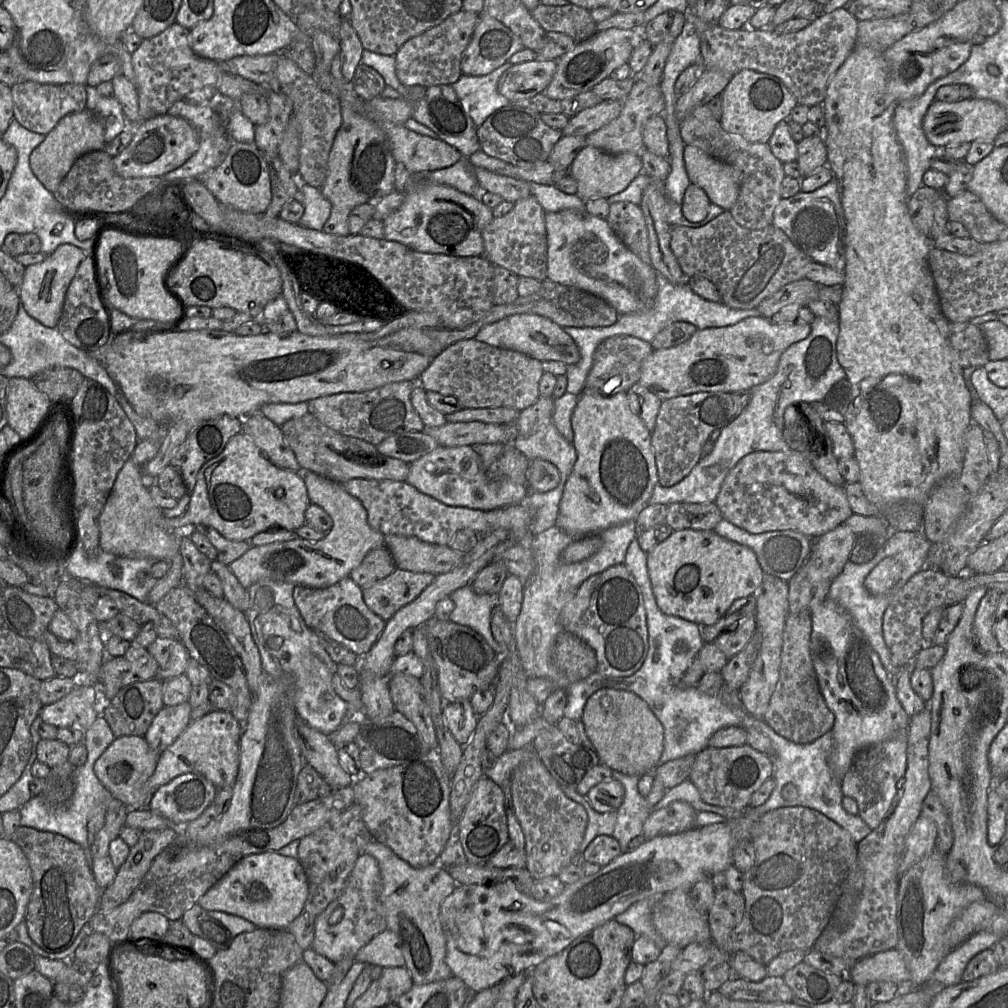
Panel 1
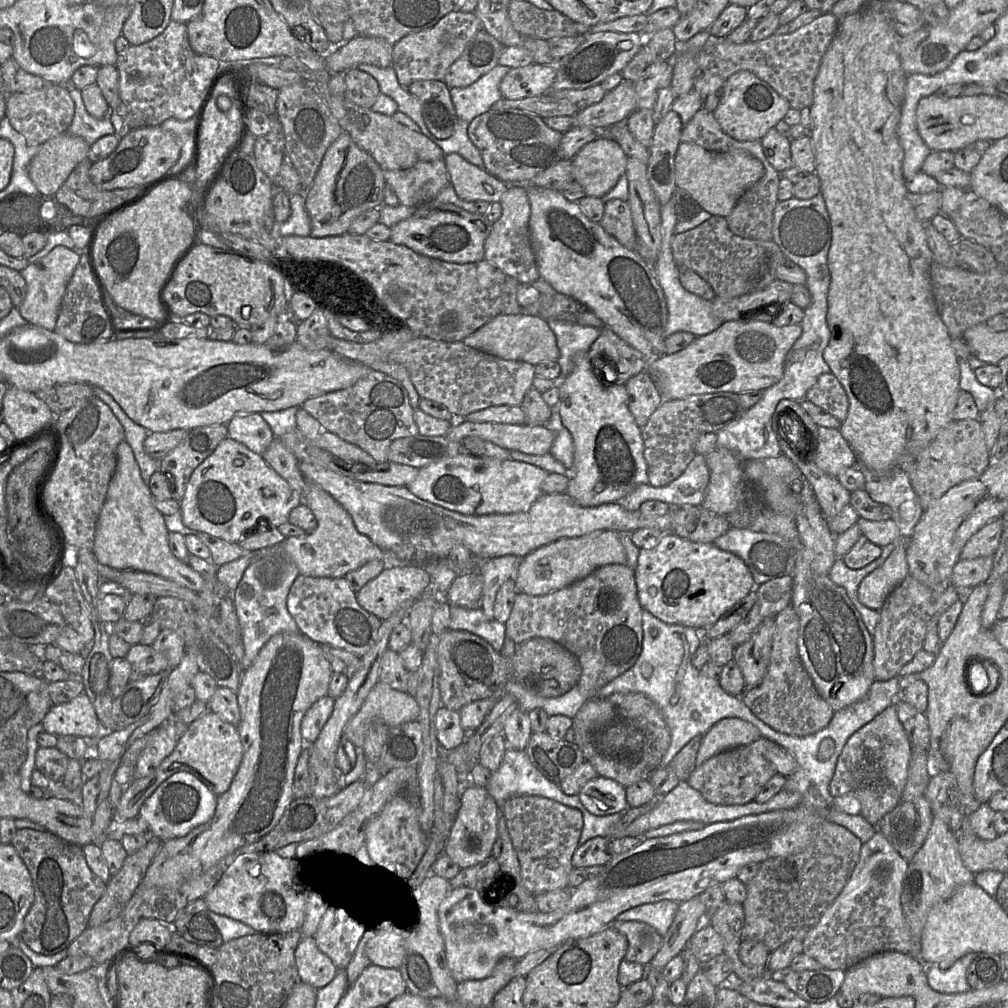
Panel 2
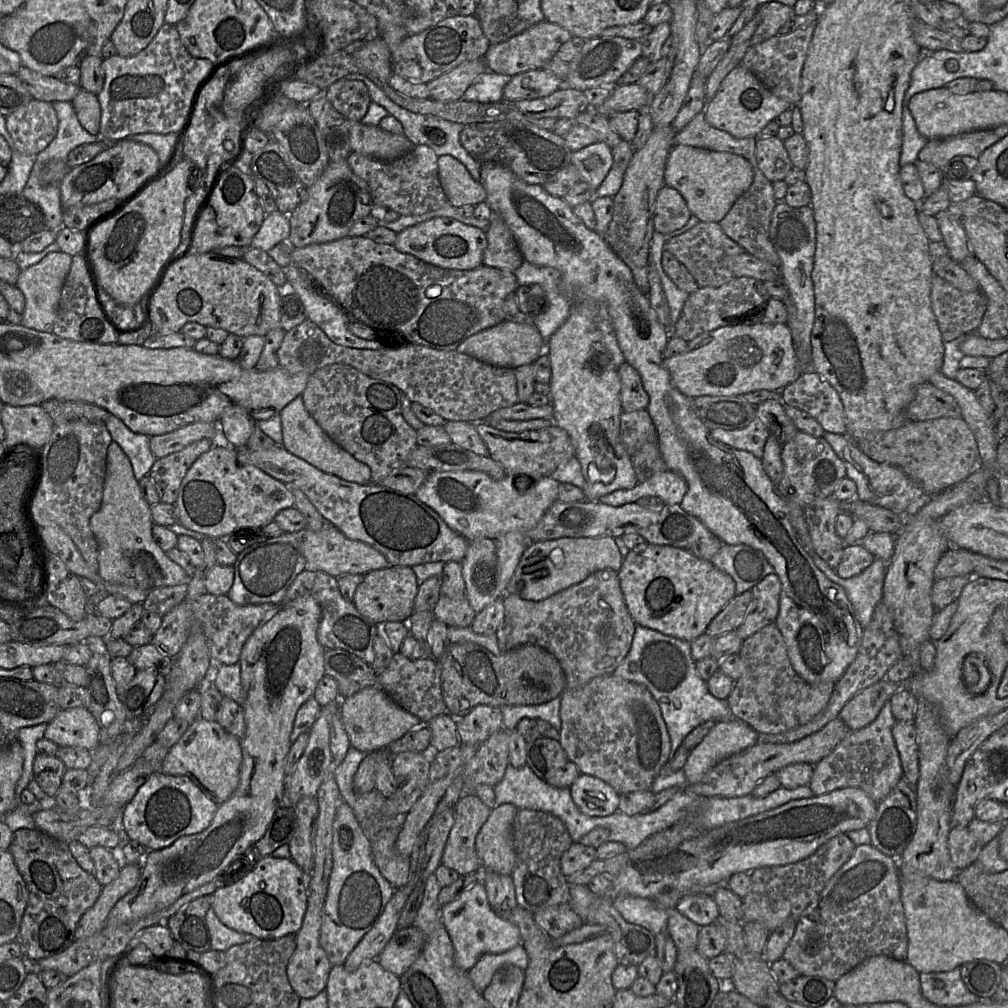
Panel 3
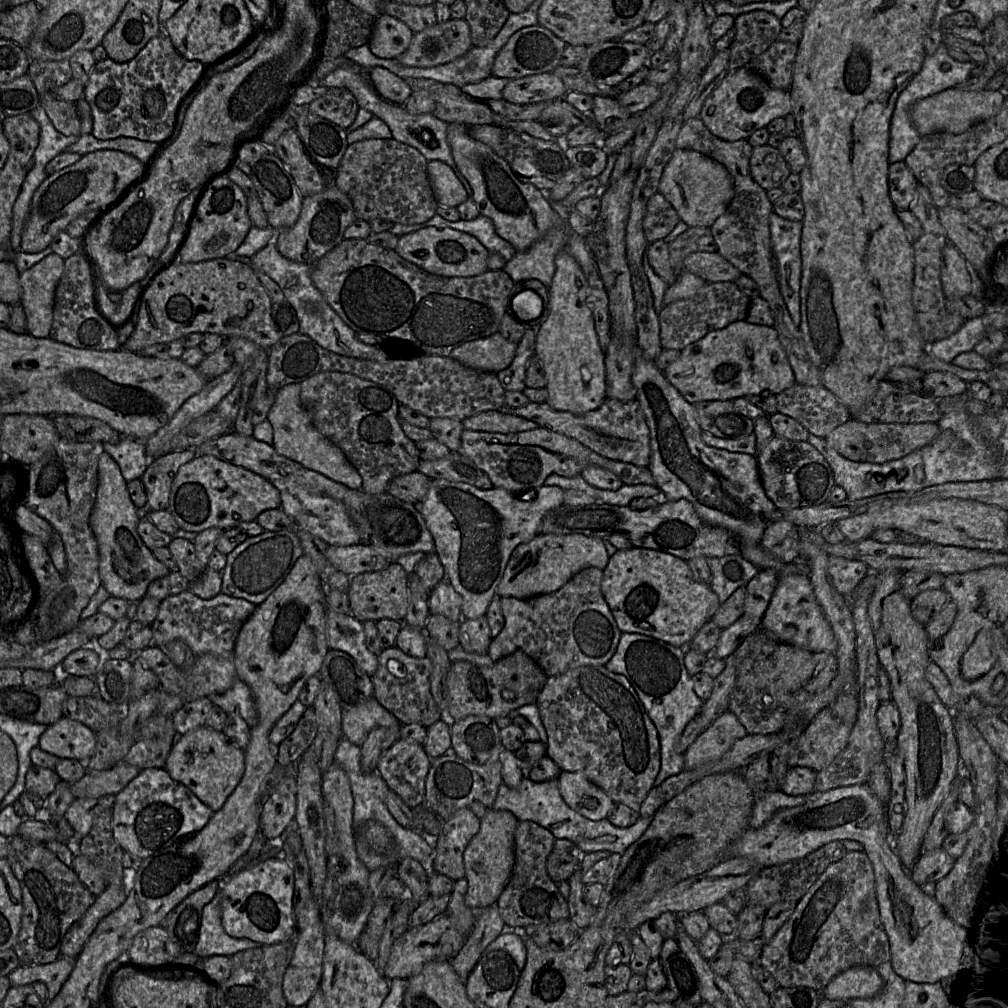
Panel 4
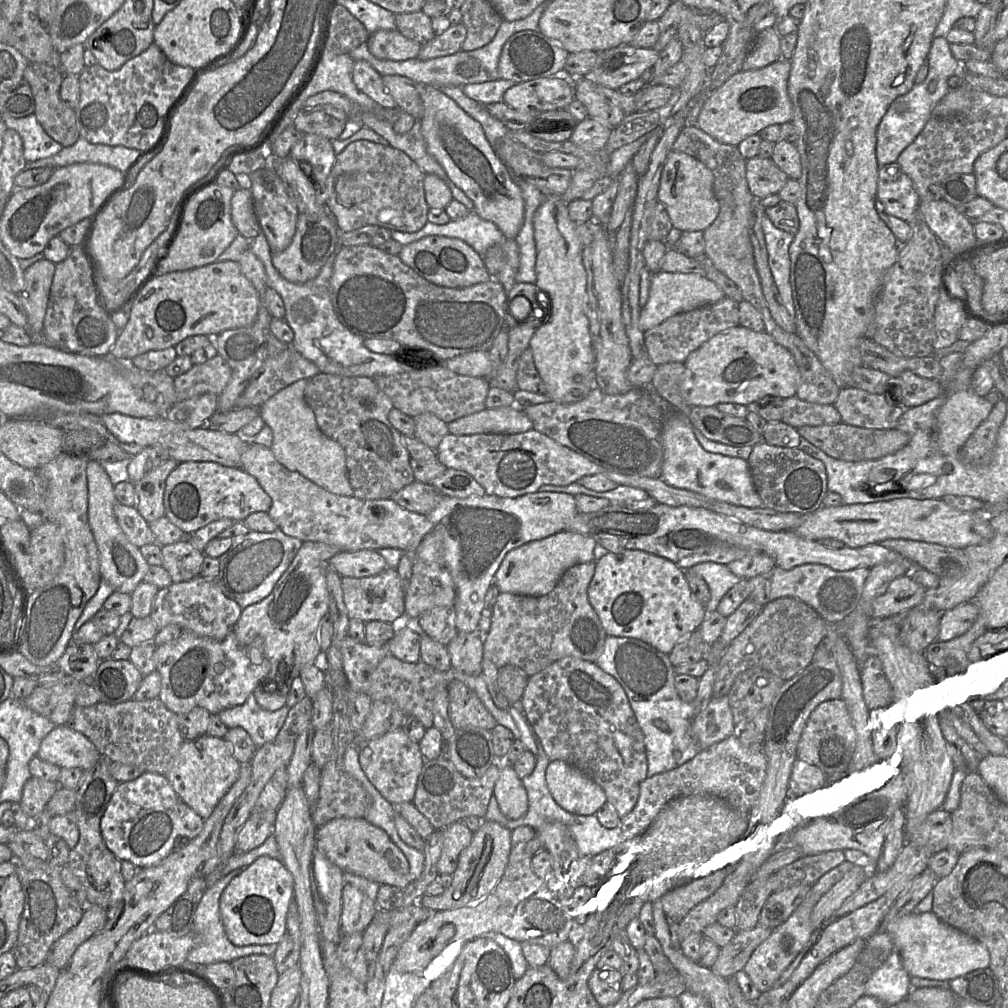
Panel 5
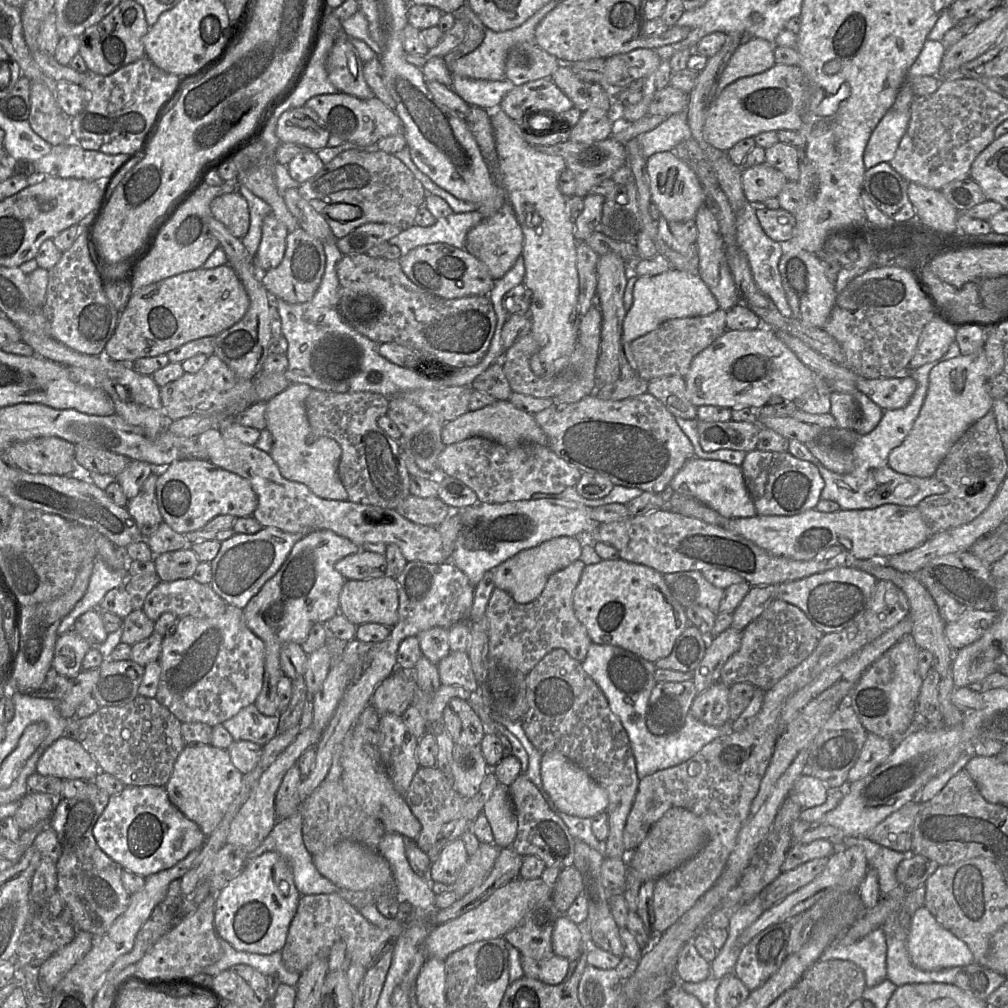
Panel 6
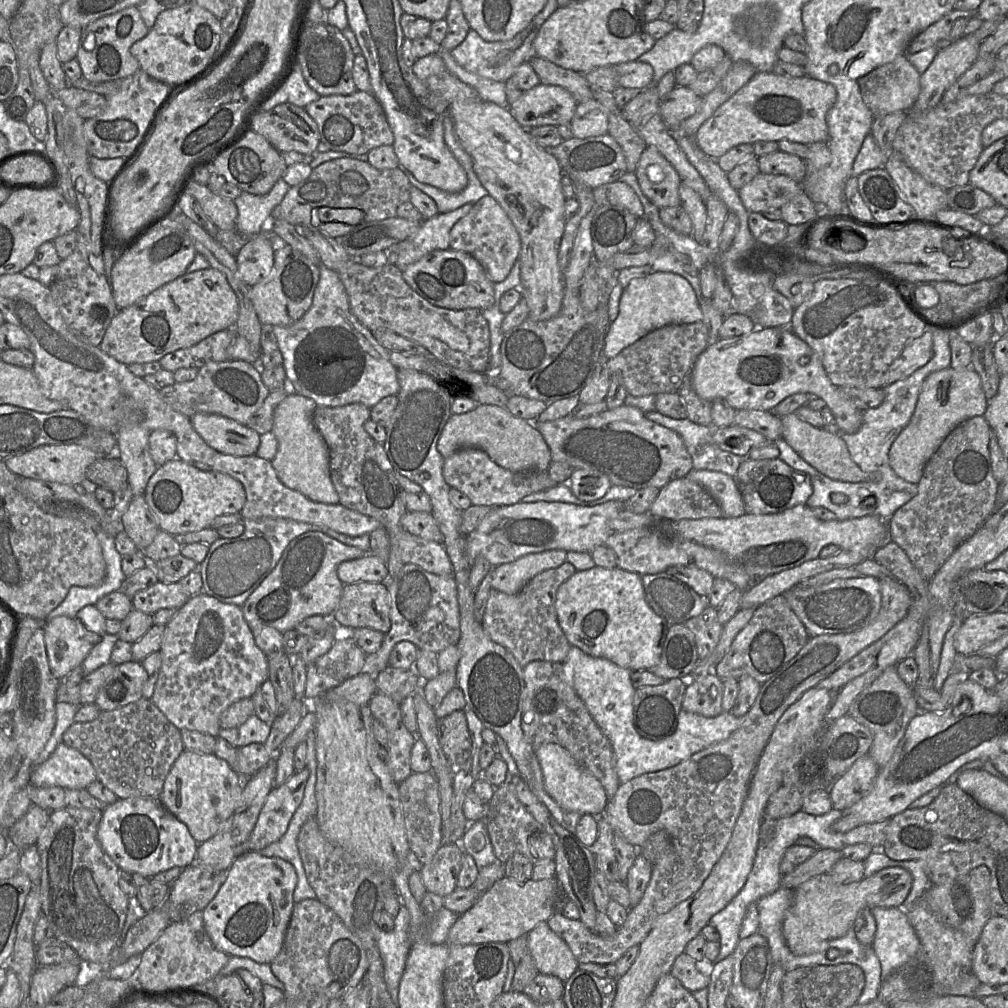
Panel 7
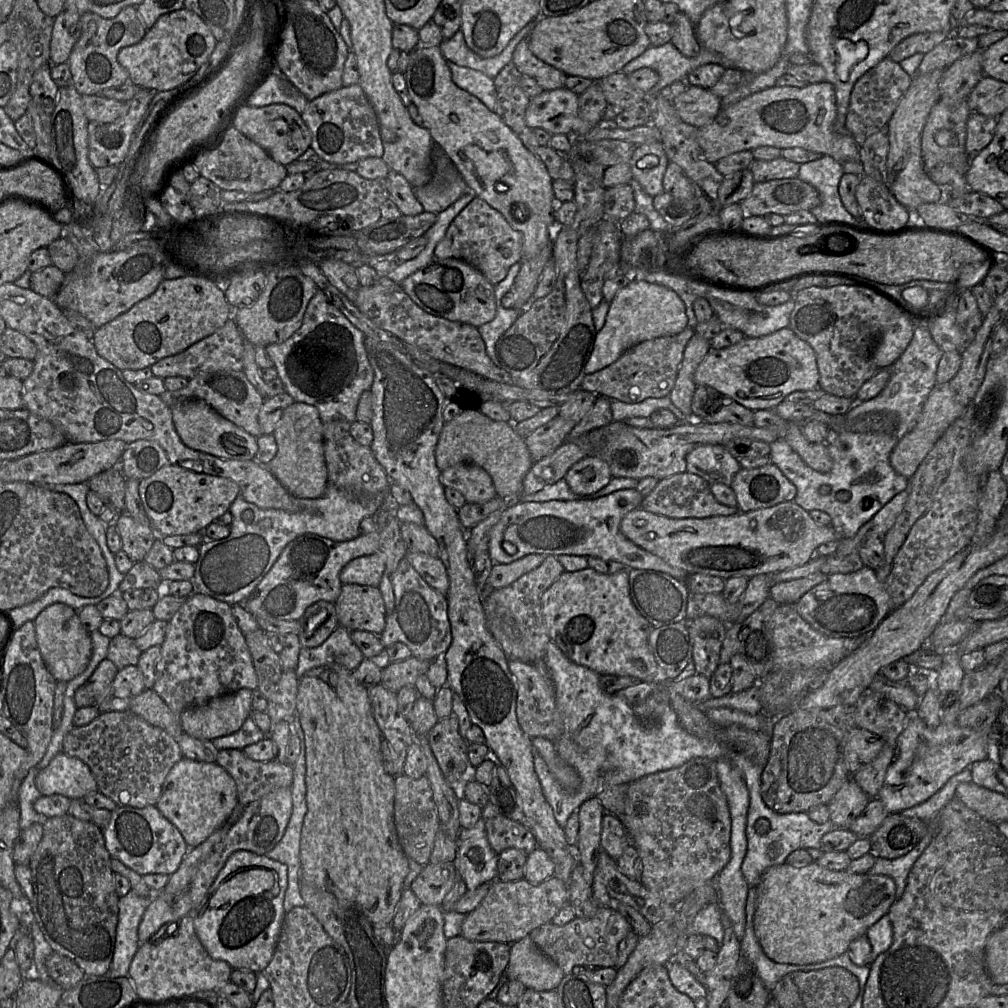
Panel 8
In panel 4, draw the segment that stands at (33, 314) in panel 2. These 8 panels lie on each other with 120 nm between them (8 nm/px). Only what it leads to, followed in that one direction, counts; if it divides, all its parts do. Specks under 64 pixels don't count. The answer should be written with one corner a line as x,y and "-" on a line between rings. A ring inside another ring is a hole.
51,253
20,273
21,304
28,333
47,338
52,327
55,291
64,270
62,257

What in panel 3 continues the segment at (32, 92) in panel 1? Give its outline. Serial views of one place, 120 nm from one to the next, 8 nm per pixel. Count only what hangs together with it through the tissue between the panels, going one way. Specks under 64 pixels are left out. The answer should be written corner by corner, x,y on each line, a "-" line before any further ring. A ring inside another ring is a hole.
31,99
6,116
6,127
14,148
25,155
37,155
56,137
59,120
53,103

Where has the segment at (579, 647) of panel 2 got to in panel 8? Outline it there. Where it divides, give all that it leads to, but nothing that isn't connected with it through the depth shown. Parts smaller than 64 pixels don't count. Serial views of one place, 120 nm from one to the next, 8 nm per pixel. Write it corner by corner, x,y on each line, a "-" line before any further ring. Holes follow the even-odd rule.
547,556
539,567
510,585
499,589
489,588
487,595
484,595
487,628
508,659
523,663
544,660
551,638
542,614
541,596
564,572
563,565
555,556

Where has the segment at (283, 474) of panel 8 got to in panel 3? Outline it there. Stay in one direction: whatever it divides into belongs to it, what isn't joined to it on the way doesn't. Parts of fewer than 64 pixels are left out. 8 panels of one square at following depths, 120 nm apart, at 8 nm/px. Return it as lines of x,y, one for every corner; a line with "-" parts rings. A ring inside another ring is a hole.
302,395
289,402
279,413
282,425
282,446
292,454
306,460
323,472
343,480
366,485
371,481
368,465
356,460
351,454
335,443
317,424
307,411

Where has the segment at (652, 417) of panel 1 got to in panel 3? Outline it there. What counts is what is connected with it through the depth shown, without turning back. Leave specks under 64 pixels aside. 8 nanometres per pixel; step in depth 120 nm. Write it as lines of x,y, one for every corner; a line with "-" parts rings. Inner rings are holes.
624,362
617,370
621,380
621,404
623,411
646,410
649,396
645,391
641,376
628,362

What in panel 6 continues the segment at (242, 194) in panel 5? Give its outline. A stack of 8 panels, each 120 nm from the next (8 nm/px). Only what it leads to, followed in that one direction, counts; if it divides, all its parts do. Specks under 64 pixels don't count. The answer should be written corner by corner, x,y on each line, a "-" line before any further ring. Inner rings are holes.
239,192
214,198
210,203
210,211
235,237
242,239
247,234
250,224
249,207

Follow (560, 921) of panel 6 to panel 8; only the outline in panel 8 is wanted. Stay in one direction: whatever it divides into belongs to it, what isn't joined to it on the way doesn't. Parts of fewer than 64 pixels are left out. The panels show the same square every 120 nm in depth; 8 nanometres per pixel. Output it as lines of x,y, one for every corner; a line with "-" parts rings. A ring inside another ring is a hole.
528,935
511,944
505,975
508,980
518,980
535,991
556,990
565,977
562,969
542,953

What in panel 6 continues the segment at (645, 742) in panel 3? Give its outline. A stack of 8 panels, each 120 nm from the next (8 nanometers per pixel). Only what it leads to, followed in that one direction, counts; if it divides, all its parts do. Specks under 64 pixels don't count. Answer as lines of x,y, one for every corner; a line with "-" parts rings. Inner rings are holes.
554,649
525,675
527,710
522,717
523,730
541,753
560,753
585,770
608,794
605,812
609,820
609,834
604,841
602,854
605,858
625,859
623,830
632,808
640,778
628,734
620,719
610,709
608,700
598,685
584,671
582,664
573,659
564,649

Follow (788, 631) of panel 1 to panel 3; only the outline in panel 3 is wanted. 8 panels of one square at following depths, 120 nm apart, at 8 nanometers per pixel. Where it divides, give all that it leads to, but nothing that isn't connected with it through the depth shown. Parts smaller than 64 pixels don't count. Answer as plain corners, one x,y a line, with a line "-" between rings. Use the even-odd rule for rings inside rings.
771,623
745,639
738,652
745,664
741,677
735,681
733,690
726,699
733,716
746,722
761,734
777,734
793,730
811,721
827,706
835,683
810,684
801,678
790,662
782,633

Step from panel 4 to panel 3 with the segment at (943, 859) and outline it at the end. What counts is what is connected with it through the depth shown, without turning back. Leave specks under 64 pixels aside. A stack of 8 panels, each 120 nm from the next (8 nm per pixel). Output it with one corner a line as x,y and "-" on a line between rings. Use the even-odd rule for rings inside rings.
956,827
950,830
948,848
955,867
958,870
964,870
977,860
983,845
970,833
967,827

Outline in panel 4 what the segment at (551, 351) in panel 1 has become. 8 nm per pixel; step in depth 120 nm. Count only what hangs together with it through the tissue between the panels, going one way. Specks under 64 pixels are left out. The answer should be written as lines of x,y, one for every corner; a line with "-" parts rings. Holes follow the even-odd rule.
496,332
460,345
449,356
472,369
497,374
511,365
517,345

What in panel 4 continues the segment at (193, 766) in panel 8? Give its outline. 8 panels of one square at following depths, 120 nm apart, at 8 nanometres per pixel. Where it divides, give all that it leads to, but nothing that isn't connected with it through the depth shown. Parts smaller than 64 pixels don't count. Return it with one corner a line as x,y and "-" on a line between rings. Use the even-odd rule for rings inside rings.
203,725
177,737
164,768
173,780
185,785
215,812
240,782
245,770
245,754
243,749
231,744
222,731

